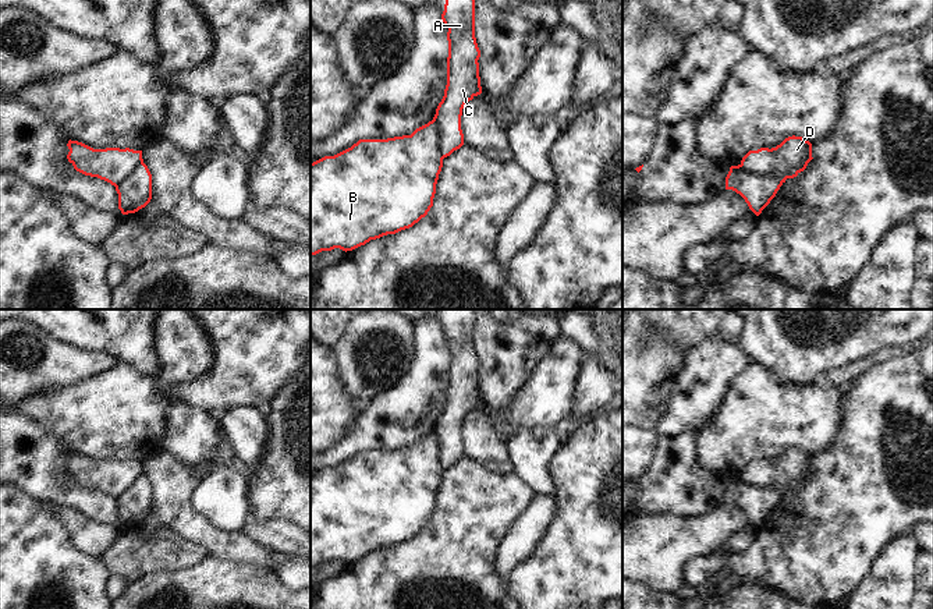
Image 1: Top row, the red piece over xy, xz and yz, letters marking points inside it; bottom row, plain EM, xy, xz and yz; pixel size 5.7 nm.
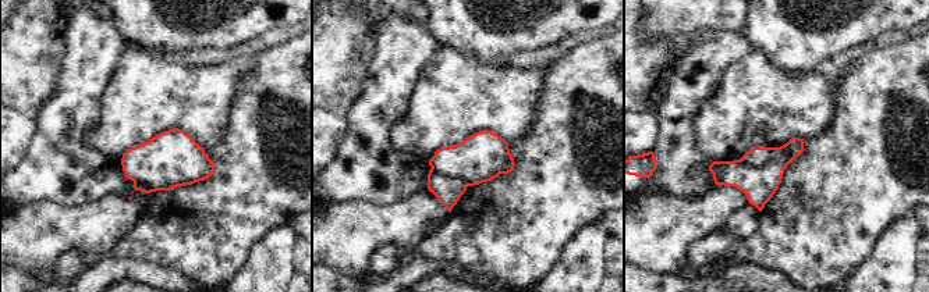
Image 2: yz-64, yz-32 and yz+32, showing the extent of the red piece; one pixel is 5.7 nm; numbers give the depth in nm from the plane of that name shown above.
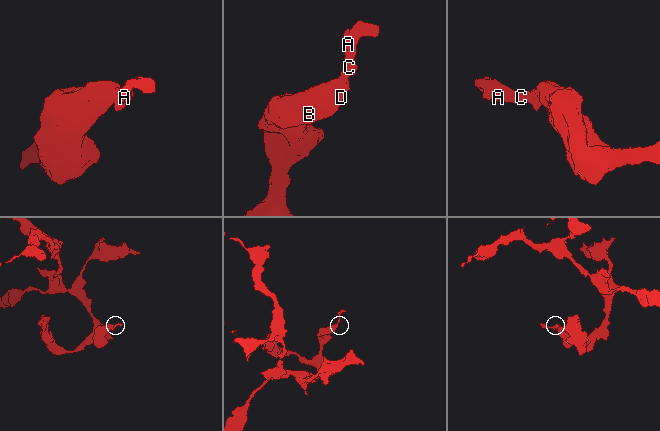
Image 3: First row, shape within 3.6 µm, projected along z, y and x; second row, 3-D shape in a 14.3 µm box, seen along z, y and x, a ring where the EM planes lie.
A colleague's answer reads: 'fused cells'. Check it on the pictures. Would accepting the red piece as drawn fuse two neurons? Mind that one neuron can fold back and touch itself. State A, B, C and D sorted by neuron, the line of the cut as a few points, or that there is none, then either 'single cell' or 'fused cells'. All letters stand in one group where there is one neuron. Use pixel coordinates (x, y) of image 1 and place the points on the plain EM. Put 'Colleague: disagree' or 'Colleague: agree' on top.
Colleague: agree
A C / B D | yz (740, 477), (747, 484), (758, 488), (774, 488), (781, 496) | fused cells

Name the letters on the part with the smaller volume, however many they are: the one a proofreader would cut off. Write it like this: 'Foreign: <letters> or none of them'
Foreign: A, C

